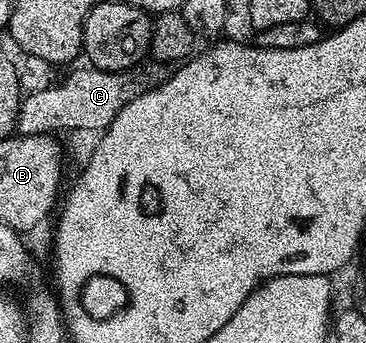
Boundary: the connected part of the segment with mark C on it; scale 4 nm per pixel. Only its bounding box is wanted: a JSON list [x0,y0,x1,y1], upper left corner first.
[16,62,168,136]

